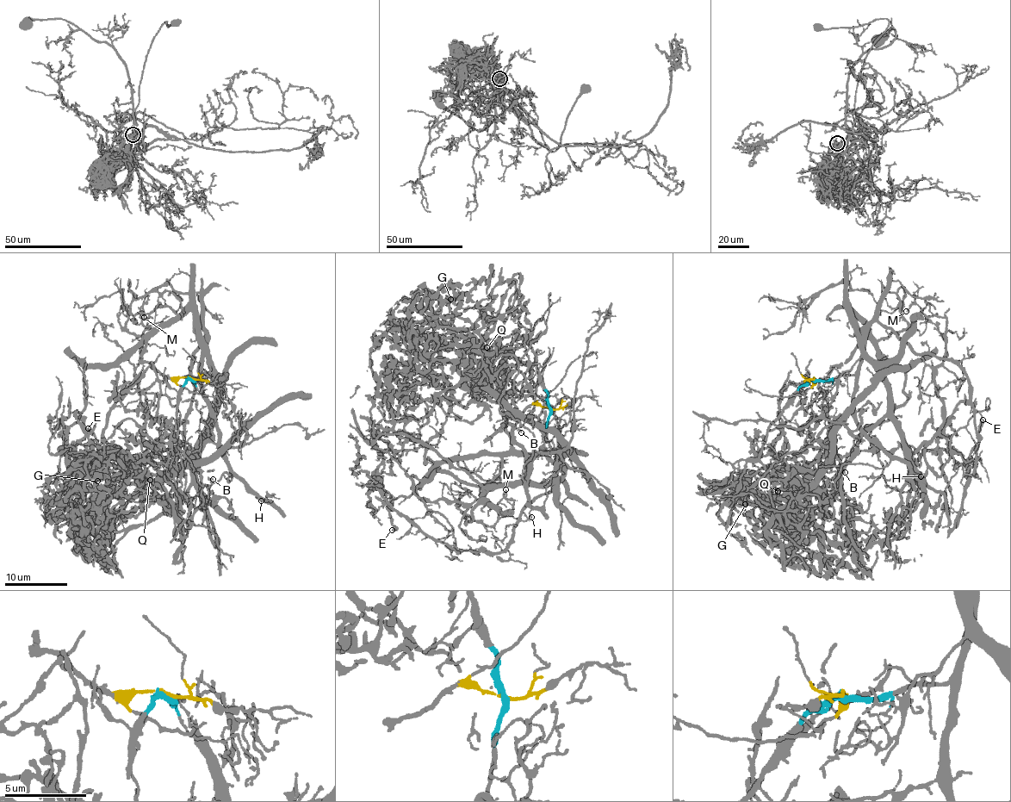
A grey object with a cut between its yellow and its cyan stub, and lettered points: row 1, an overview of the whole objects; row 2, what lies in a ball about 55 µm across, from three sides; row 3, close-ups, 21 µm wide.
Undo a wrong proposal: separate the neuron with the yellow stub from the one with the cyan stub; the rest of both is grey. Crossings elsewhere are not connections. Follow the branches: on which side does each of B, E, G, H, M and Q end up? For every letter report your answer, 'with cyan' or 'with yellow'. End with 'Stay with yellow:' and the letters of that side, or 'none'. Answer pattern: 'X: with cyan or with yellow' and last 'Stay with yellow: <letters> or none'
B: with cyan
E: with yellow
G: with yellow
H: with cyan
M: with yellow
Q: with yellow
Stay with yellow: E, G, M, Q

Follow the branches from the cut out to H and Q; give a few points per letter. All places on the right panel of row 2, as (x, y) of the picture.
H: (813, 379), (827, 380), (840, 376), (854, 375), (852, 397), (857, 425), (890, 455), (900, 457), (921, 477)
Q: (813, 379), (865, 337), (850, 306), (888, 412), (818, 462), (841, 481), (821, 506), (778, 491)

